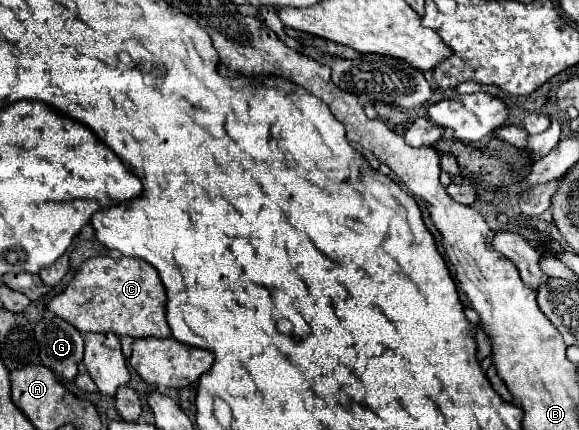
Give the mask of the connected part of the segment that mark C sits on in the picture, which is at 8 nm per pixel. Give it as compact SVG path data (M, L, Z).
M93 257L83 263L67 289L49 301L47 309L73 323L81 333L113 331L119 337L169 337L165 301L165 287L147 261L137 257Z

